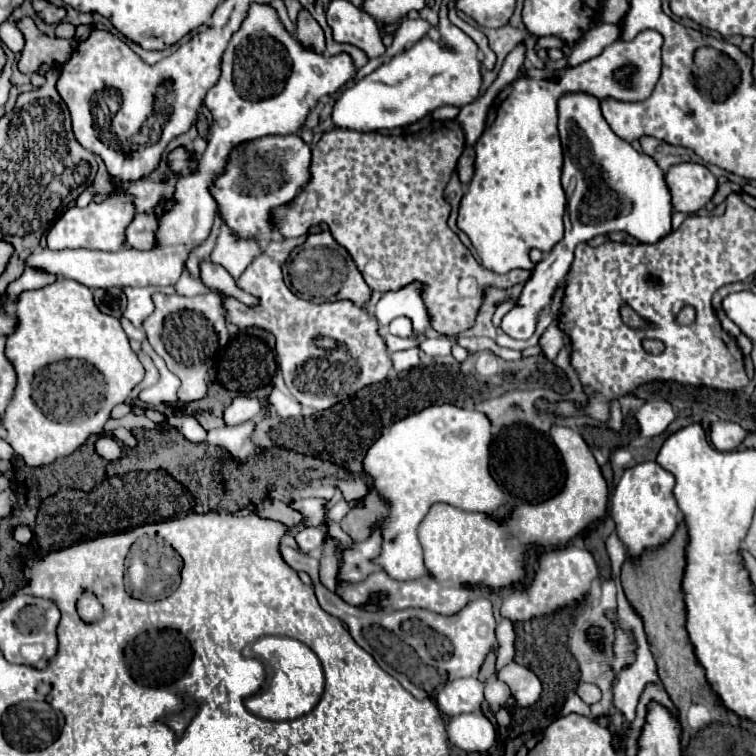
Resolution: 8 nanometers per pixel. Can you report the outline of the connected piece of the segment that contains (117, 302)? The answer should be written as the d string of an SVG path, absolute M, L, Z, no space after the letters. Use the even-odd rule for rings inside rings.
M107 288L107 290L93 290L95 302L101 312L121 318L125 308L127 308L127 296L123 288Z

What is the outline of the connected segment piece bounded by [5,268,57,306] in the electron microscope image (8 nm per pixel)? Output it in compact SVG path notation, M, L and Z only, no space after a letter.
M27 268L13 284L9 284L7 288L7 296L5 296L5 304L13 304L17 300L17 296L25 290L35 290L35 288L43 288L51 282L55 282L57 276L55 274L43 274L43 270L35 270L35 268Z

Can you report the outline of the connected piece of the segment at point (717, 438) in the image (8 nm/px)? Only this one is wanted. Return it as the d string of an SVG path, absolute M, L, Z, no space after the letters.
M715 420L709 424L709 438L717 450L735 450L745 440L747 432L733 422Z

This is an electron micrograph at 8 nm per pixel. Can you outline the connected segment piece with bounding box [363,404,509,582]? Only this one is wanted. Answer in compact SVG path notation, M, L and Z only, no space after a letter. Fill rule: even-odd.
M431 404L411 416L405 416L403 420L393 422L365 452L363 470L371 478L373 488L387 502L387 518L377 520L373 526L375 532L381 536L381 552L373 562L379 564L391 578L407 582L427 574L423 566L423 548L417 540L417 526L431 504L447 502L467 512L487 512L493 520L509 514L504 507L505 494L489 472L489 446L491 420L483 412L457 408L453 404Z

